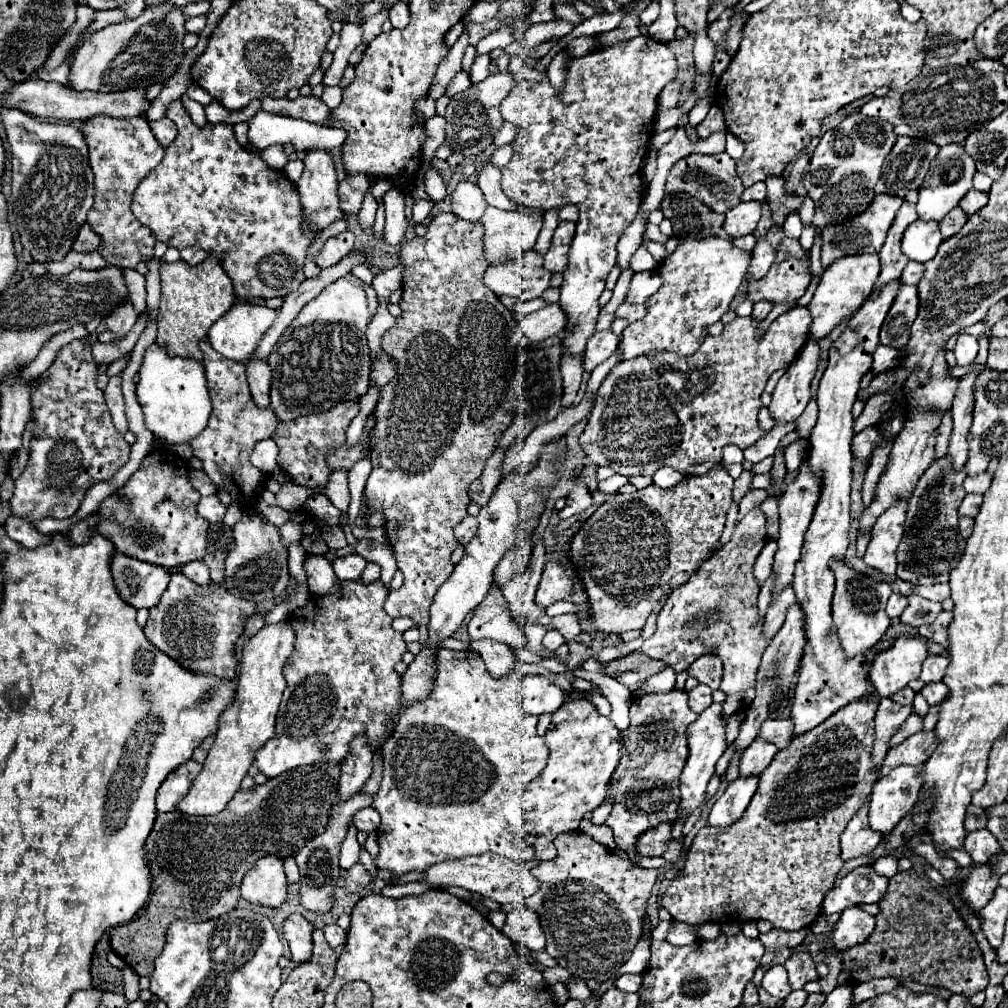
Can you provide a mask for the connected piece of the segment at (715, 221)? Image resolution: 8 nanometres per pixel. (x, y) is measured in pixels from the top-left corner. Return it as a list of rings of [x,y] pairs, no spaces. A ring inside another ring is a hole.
[[[690,194],[666,196],[660,204],[660,210],[664,212],[664,218],[672,222],[674,238],[678,242],[716,236],[724,224],[724,214],[714,212]]]

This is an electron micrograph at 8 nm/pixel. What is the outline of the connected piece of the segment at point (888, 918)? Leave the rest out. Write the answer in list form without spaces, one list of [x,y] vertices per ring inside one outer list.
[[[906,870],[892,876],[888,892],[878,902],[878,908],[880,912],[876,914],[872,936],[840,954],[842,970],[848,972],[850,984],[856,986],[886,976],[912,978],[920,984],[948,988],[966,998],[988,986],[988,972],[972,930],[966,926],[956,906],[932,886],[926,874]]]

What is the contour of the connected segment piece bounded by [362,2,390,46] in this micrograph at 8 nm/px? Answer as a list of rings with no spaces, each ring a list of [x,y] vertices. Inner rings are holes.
[[[382,4],[382,10],[374,16],[364,16],[366,20],[362,20],[362,44],[370,44],[380,32],[382,32],[382,24],[388,20],[388,4]]]

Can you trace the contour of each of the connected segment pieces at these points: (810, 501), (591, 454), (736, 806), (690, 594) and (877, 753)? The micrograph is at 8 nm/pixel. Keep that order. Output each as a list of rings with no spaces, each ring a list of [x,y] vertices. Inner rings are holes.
[[[802,464],[798,478],[788,486],[788,490],[780,498],[780,536],[778,536],[778,550],[774,554],[774,564],[772,564],[772,572],[774,572],[774,588],[770,594],[772,600],[776,600],[784,588],[792,586],[794,566],[800,558],[804,530],[812,520],[812,506],[816,506],[816,490],[820,490],[820,486],[816,486],[816,478],[808,474],[808,464]]]
[[[796,306],[784,314],[780,314],[772,324],[770,328],[766,330],[764,336],[758,338],[758,328],[760,328],[760,320],[752,318],[752,316],[746,316],[746,318],[734,318],[730,324],[724,326],[724,332],[720,336],[708,336],[704,340],[704,346],[700,346],[700,350],[696,350],[696,354],[692,354],[692,358],[672,358],[672,354],[654,354],[654,356],[640,356],[640,358],[634,358],[632,362],[622,362],[618,366],[614,366],[606,380],[600,384],[598,392],[596,392],[596,402],[594,402],[594,408],[590,412],[590,418],[588,418],[588,424],[586,424],[586,430],[582,432],[580,436],[580,448],[584,452],[584,456],[594,462],[596,466],[610,466],[612,470],[616,470],[618,474],[622,476],[652,476],[658,468],[662,466],[670,466],[682,474],[704,474],[708,472],[712,466],[720,464],[722,462],[722,450],[724,446],[728,444],[736,444],[738,448],[746,448],[750,444],[754,444],[758,438],[762,438],[766,432],[760,428],[758,424],[758,412],[762,408],[762,402],[760,402],[760,394],[764,390],[764,384],[766,380],[770,378],[772,372],[776,370],[784,370],[794,358],[796,354],[800,352],[800,348],[804,346],[804,342],[808,340],[810,336],[810,324],[812,324],[812,316],[808,312],[808,308],[802,308],[802,306]]]
[[[758,776],[756,778],[736,778],[728,784],[726,792],[714,802],[710,814],[708,814],[708,826],[726,830],[734,822],[738,822],[744,814],[744,810],[750,804],[752,794],[756,792]]]
[[[760,508],[750,510],[736,526],[732,538],[728,544],[724,544],[708,562],[704,562],[700,566],[700,570],[696,570],[696,574],[684,584],[680,586],[680,590],[674,590],[664,608],[658,614],[656,620],[656,632],[644,640],[642,644],[642,652],[654,660],[662,660],[664,664],[670,664],[676,672],[682,672],[682,664],[692,664],[698,656],[716,650],[718,656],[724,662],[724,676],[722,676],[722,684],[720,690],[726,694],[726,700],[722,704],[722,720],[730,720],[733,714],[747,710],[754,700],[754,674],[756,674],[756,666],[760,664],[762,652],[768,646],[768,642],[764,642],[760,638],[760,626],[762,622],[758,620],[758,610],[756,610],[756,596],[760,592],[754,576],[752,576],[752,564],[756,560],[756,556],[760,554],[762,546],[766,544],[766,516]]]
[[[890,698],[880,700],[880,706],[874,718],[874,744],[872,744],[872,762],[876,766],[876,772],[888,754],[888,748],[890,748],[888,744],[892,734],[896,734],[896,730],[900,728],[904,718],[908,718],[910,712],[912,712],[912,706],[900,706]]]

